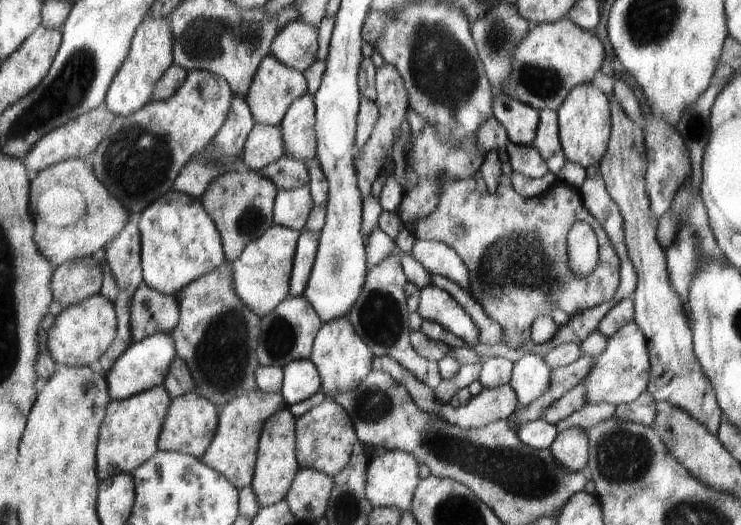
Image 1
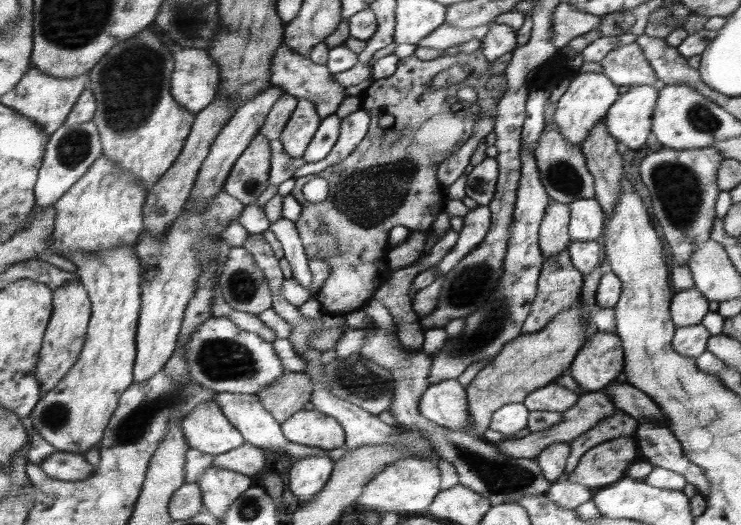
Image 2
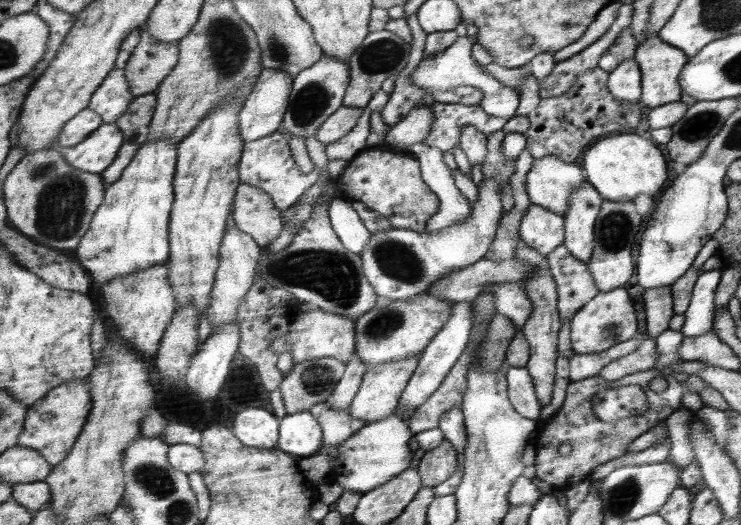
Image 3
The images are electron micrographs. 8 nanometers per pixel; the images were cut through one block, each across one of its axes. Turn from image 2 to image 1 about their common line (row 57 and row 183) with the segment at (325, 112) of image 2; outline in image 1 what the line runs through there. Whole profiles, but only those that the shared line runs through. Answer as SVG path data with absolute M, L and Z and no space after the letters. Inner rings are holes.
M291 157L281 158L263 170L259 170L266 178L275 184L280 190L293 190L301 186L310 186L310 175L307 164Z

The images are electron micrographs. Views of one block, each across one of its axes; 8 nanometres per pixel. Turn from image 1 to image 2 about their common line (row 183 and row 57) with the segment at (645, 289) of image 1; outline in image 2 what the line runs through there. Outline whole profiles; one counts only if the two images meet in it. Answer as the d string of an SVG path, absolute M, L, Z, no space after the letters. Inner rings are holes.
M636 43L615 46L598 63L615 86L658 86L649 64Z

